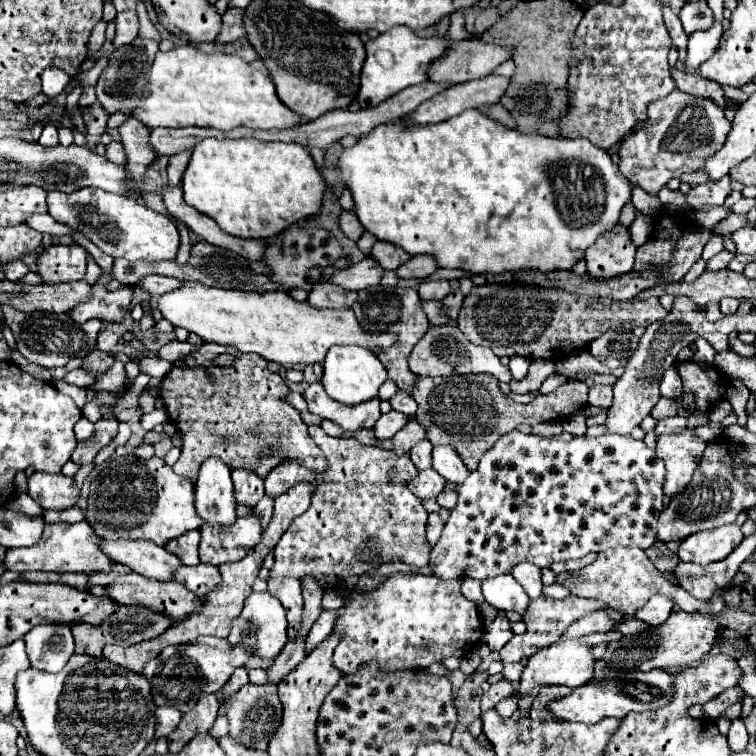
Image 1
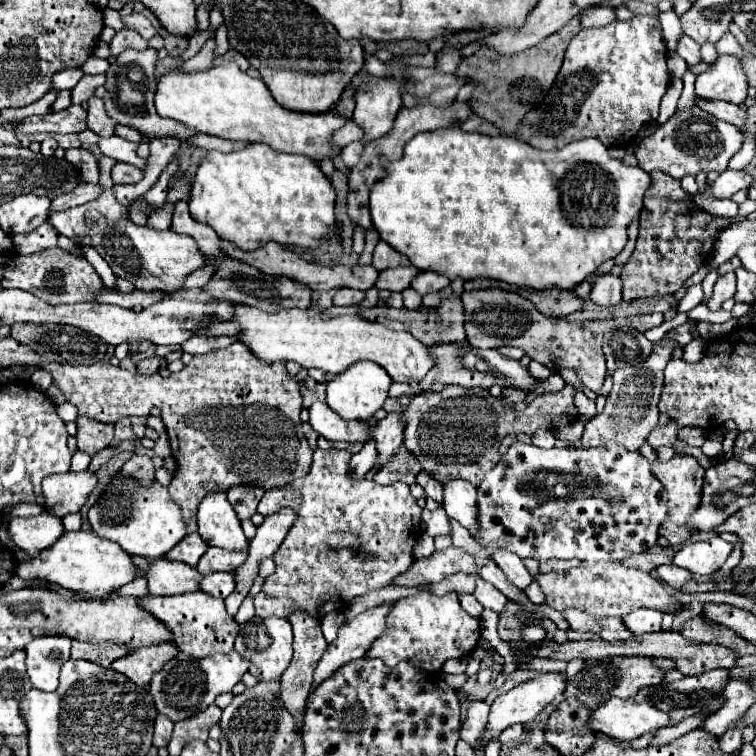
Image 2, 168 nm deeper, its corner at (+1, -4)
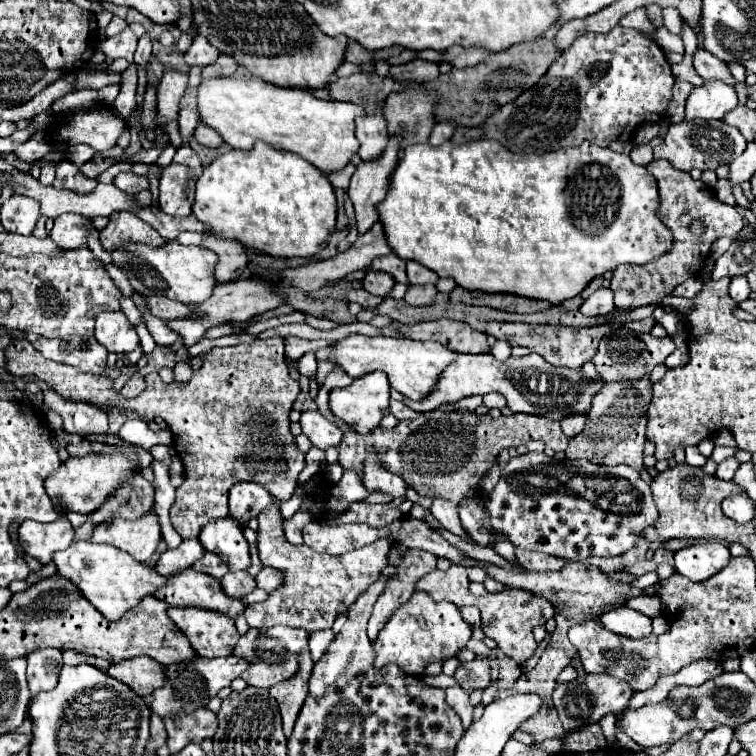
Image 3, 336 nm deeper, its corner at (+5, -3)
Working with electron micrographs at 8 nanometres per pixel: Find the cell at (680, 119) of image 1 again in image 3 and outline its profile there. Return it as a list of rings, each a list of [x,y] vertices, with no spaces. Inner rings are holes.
[[[695,119],[695,121],[683,121],[677,125],[671,125],[663,141],[653,147],[655,159],[667,159],[673,163],[673,167],[681,171],[691,171],[693,167],[705,171],[705,169],[717,169],[719,165],[729,165],[735,161],[743,151],[745,151],[745,137],[725,121],[705,121],[705,119]]]

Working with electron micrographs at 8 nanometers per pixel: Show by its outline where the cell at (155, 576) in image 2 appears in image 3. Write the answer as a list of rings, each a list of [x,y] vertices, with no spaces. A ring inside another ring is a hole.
[[[193,569],[167,577],[167,585],[161,587],[155,597],[171,607],[199,607],[223,613],[231,619],[247,609],[241,599],[233,599],[223,593],[219,579]]]

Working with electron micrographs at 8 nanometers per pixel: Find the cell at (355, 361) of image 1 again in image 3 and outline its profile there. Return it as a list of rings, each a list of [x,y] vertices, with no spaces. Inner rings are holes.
[[[383,371],[369,373],[367,377],[355,379],[349,387],[345,389],[333,389],[329,395],[329,407],[333,415],[341,421],[345,421],[353,431],[357,433],[371,433],[373,429],[379,427],[381,419],[389,413],[389,381]]]

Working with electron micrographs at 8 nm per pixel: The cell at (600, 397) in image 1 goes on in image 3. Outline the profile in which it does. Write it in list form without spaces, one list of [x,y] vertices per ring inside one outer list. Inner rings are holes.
[[[571,415],[571,417],[565,417],[563,421],[561,421],[561,429],[563,429],[563,433],[571,439],[571,437],[575,437],[581,429],[583,429],[583,425],[585,425],[585,415]]]

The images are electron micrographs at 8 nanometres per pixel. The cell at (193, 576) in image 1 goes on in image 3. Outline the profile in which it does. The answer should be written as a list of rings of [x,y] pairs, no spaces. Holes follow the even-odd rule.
[[[229,571],[221,579],[221,585],[229,597],[245,597],[247,593],[251,593],[257,587],[257,581],[247,571],[237,571],[237,573]]]

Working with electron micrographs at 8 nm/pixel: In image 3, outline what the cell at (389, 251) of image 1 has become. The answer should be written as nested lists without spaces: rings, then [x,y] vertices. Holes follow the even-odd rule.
[[[389,253],[389,255],[383,255],[383,257],[377,257],[377,259],[373,261],[371,267],[373,267],[373,271],[389,273],[397,283],[409,285],[407,275],[405,275],[405,261],[399,259],[395,253]]]

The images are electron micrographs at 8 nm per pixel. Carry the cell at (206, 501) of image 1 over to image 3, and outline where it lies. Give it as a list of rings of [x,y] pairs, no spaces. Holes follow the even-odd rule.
[[[229,517],[209,521],[201,529],[199,541],[205,551],[217,553],[231,571],[245,571],[251,565],[249,543],[245,541],[239,525]]]

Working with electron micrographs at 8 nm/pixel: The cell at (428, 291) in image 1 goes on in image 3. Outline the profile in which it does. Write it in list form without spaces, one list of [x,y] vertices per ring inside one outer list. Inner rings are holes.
[[[407,261],[407,277],[409,283],[413,285],[427,285],[427,283],[437,283],[437,273],[433,273],[427,267],[421,267],[417,261]]]

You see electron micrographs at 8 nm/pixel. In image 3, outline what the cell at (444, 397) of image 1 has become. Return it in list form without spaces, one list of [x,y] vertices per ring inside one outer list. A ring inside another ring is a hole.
[[[333,367],[331,373],[325,377],[323,385],[319,387],[319,393],[315,397],[315,403],[321,411],[323,417],[333,421],[341,431],[343,439],[337,445],[339,451],[339,465],[343,469],[353,469],[363,477],[363,467],[365,467],[365,453],[375,451],[379,455],[381,467],[385,467],[391,473],[397,473],[407,487],[415,489],[421,497],[431,497],[431,499],[447,499],[451,503],[461,503],[465,497],[481,497],[479,483],[483,475],[489,473],[493,463],[497,461],[497,455],[503,449],[515,449],[527,441],[541,439],[549,449],[553,451],[565,451],[567,449],[567,437],[563,435],[561,427],[557,421],[549,421],[545,417],[537,415],[525,415],[517,413],[511,417],[489,417],[489,415],[475,415],[473,411],[427,411],[421,413],[421,417],[413,421],[399,421],[397,427],[393,429],[383,429],[377,427],[369,435],[357,435],[349,425],[339,421],[329,405],[327,397],[333,387],[347,387],[351,385],[351,377],[343,373],[343,369]]]

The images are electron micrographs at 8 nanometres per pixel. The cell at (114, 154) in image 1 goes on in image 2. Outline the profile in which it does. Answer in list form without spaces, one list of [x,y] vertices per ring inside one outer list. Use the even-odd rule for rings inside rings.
[[[115,162],[113,170],[111,170],[111,178],[115,184],[135,184],[139,182],[143,176],[143,172],[131,164],[125,162]]]

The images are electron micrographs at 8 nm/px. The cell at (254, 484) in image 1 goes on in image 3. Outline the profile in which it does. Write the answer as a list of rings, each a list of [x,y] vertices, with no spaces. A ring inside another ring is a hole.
[[[237,483],[229,491],[229,515],[237,521],[249,521],[255,519],[273,497],[265,491],[265,487],[257,483]]]

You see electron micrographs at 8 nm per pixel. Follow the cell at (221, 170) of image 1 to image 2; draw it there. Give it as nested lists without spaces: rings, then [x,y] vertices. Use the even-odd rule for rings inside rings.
[[[249,144],[237,152],[207,152],[201,160],[191,186],[189,212],[193,220],[209,224],[221,238],[227,238],[241,250],[257,250],[269,240],[283,246],[317,246],[319,240],[335,224],[335,190],[319,164],[307,156],[285,154],[273,150],[269,144]]]

